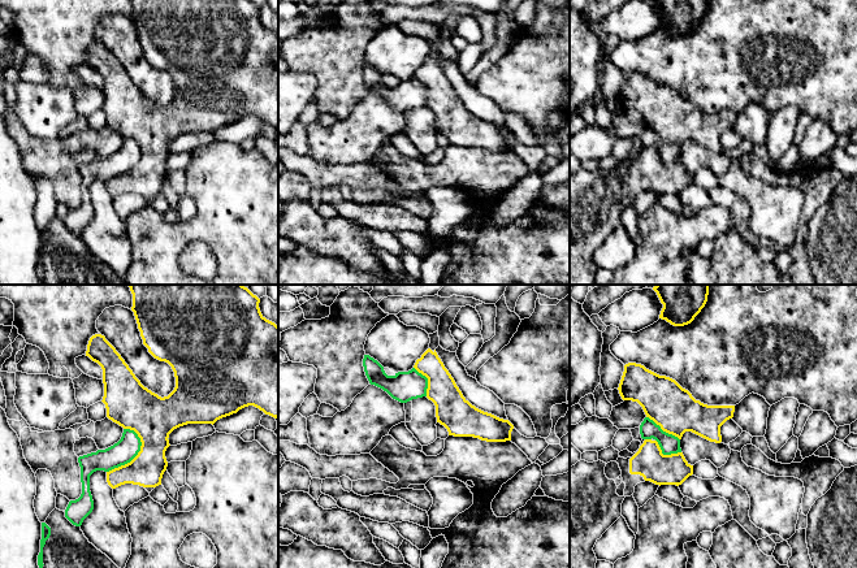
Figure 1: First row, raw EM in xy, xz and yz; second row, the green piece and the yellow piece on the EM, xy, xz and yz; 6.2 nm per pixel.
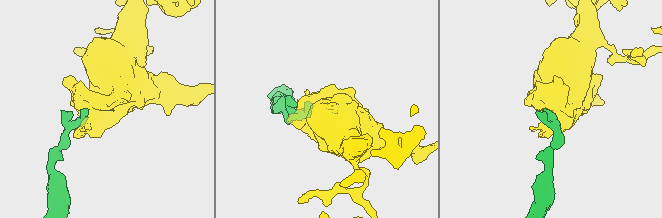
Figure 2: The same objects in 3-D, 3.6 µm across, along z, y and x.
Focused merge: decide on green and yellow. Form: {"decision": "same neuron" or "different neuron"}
{"decision": "different neuron"}

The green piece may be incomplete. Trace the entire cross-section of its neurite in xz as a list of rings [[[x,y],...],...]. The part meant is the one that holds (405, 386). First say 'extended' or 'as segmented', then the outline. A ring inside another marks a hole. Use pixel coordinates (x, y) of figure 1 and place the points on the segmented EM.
as segmented; [[[364,355],[363,367],[371,385],[382,389],[401,403],[427,396],[428,378],[415,368],[388,376],[384,367],[369,355]]]

